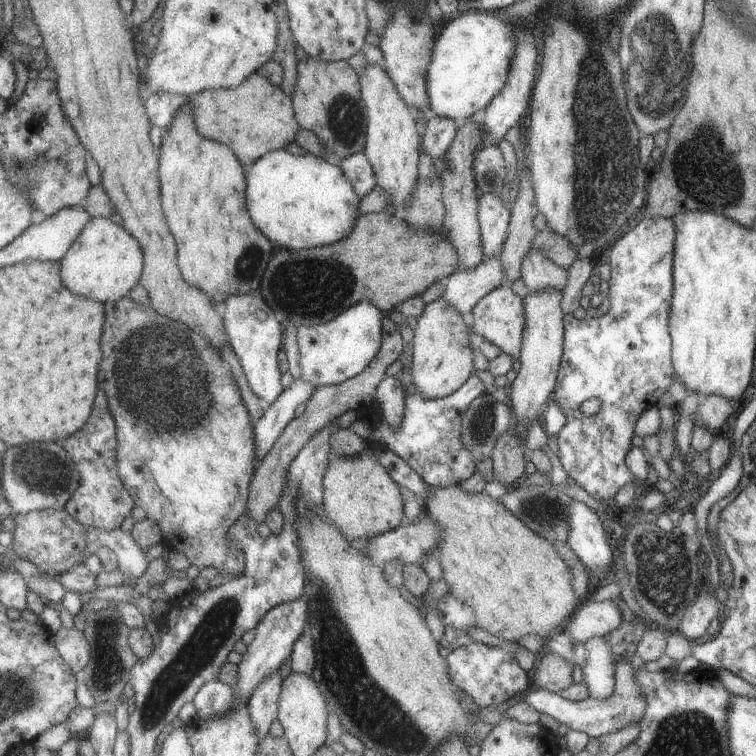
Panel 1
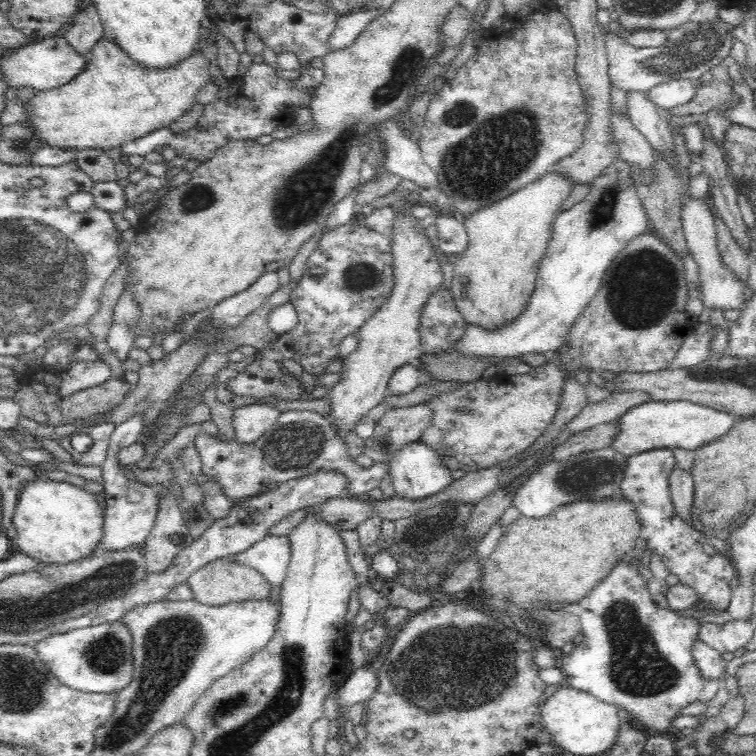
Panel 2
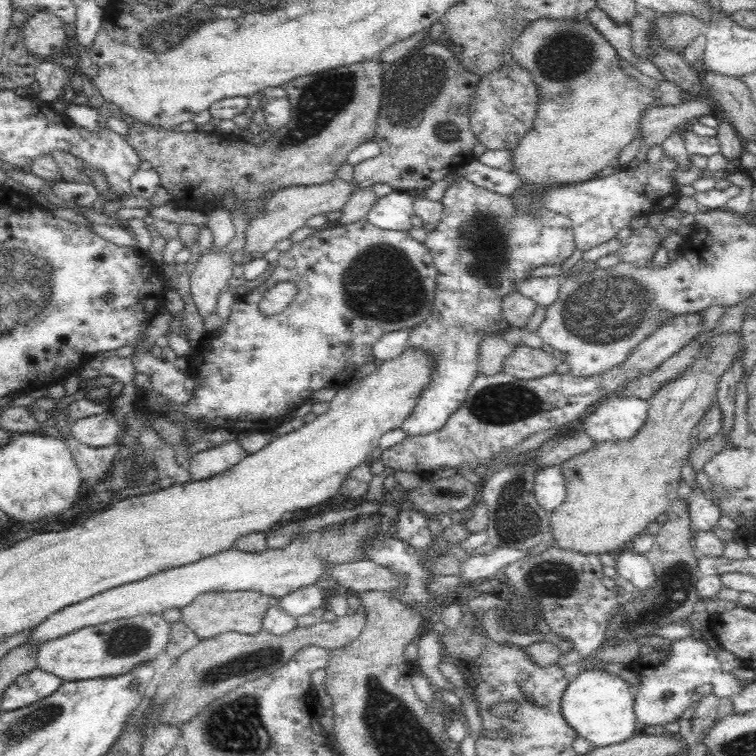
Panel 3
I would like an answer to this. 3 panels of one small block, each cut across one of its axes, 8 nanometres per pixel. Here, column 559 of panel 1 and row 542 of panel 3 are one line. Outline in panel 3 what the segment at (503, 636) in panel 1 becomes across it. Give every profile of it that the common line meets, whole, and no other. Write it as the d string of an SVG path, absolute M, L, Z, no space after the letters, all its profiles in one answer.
M741 333L714 336L706 346L702 346L696 362L682 372L680 378L670 379L648 399L648 416L644 426L629 440L595 442L590 450L578 454L561 464L566 496L564 502L549 515L550 534L556 540L555 547L580 554L614 554L620 546L629 545L634 536L654 522L658 515L665 513L670 503L677 498L680 470L687 462L692 430L696 428L710 405L717 400L717 384L720 375L743 350Z

